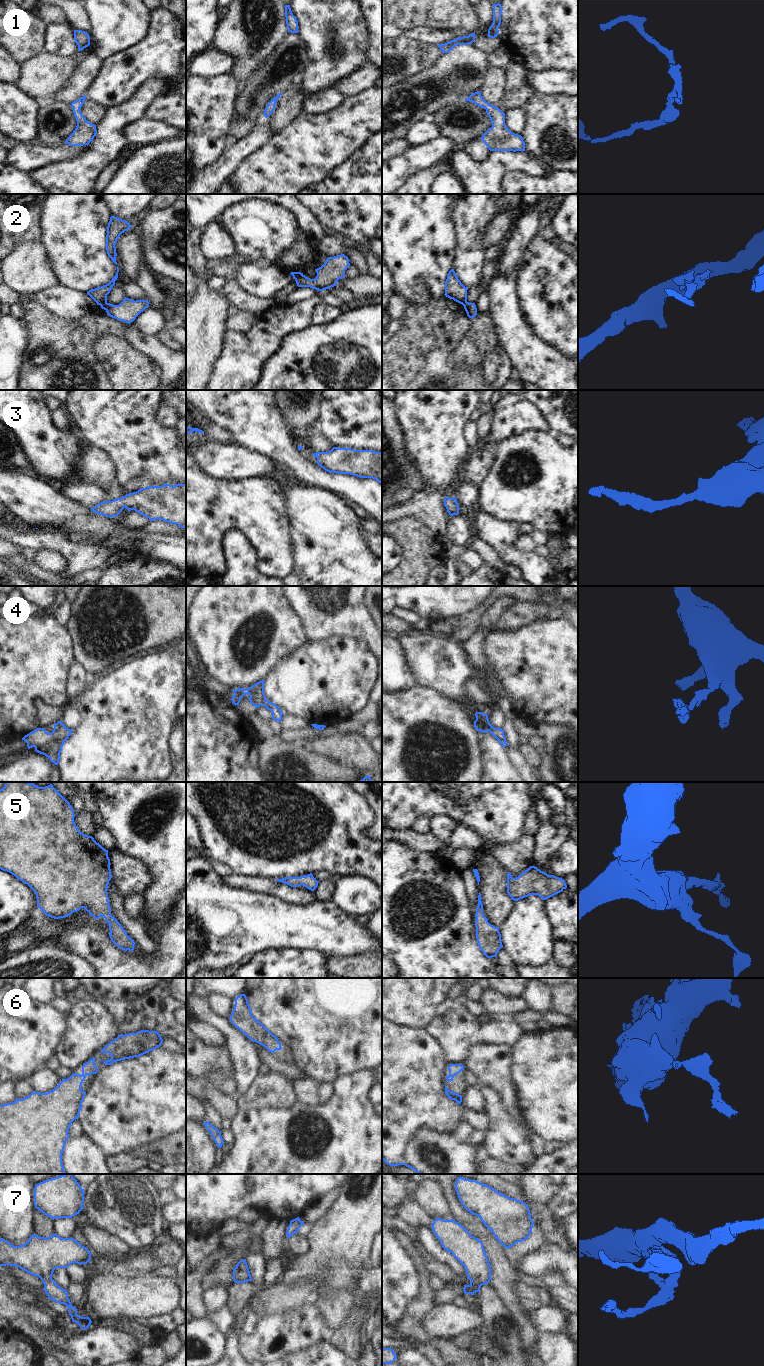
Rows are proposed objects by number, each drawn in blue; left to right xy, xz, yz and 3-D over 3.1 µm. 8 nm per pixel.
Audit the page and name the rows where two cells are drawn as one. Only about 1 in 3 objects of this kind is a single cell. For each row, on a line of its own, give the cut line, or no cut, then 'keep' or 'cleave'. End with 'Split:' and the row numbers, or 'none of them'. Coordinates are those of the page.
1: no cut; keep
2: cut in xy along (106, 301), (99, 304); cleave
3: no cut; keep
4: no cut; keep
5: no cut; keep
6: no cut; keep
7: no cut; keep
Split: 2

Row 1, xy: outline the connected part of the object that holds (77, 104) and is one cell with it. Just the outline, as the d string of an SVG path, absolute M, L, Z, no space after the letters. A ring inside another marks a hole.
M86 95L72 102L70 105L73 108L73 113L77 121L75 130L65 141L65 143L71 146L88 145L97 134L96 125L88 122L80 111L85 99Z

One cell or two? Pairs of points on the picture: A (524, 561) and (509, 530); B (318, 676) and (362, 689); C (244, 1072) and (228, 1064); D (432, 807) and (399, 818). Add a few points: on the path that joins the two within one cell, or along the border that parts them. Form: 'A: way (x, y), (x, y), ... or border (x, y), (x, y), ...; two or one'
A: way (516, 554), (507, 545), (507, 538); one
B: way (329, 680), (338, 680), (351, 689); one
C: border (226, 1046), (235, 1066), (235, 1083), (231, 1089); two
D: way (423, 803), (412, 803), (406, 809); one

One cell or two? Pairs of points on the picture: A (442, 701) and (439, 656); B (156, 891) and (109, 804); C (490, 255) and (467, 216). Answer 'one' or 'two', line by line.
A: two
B: one
C: two

